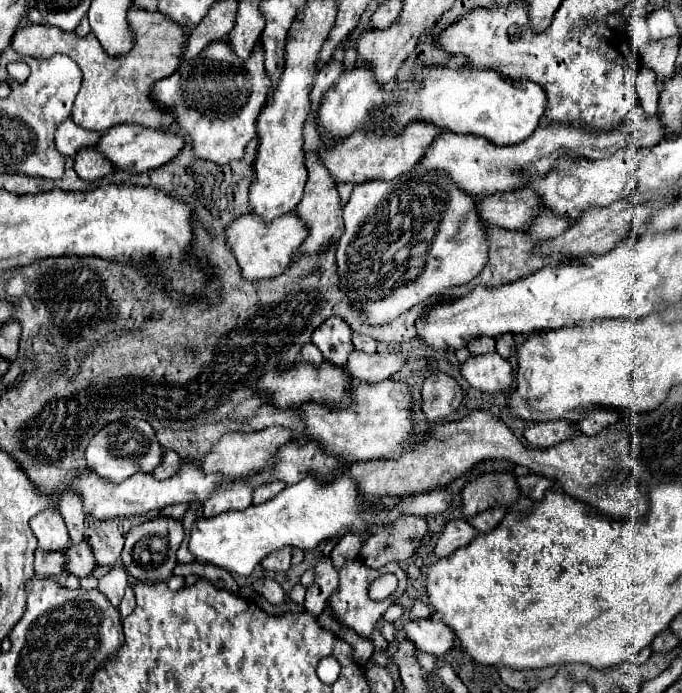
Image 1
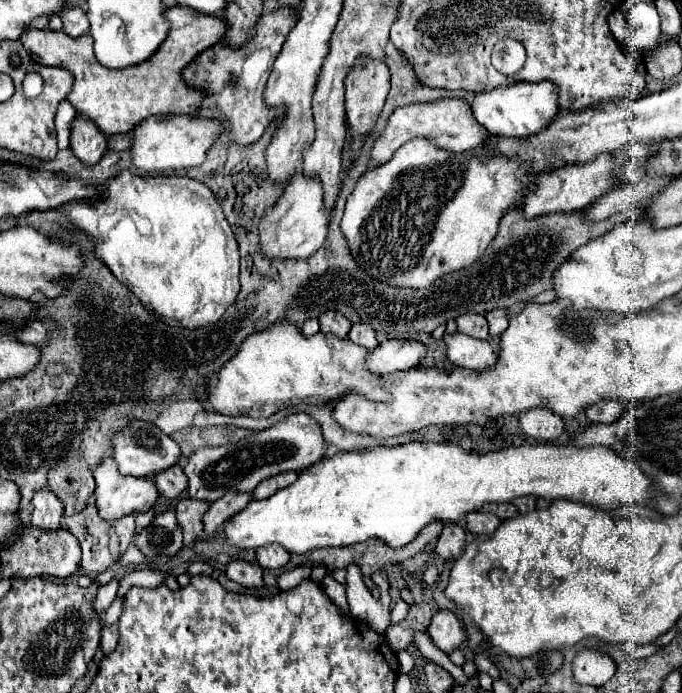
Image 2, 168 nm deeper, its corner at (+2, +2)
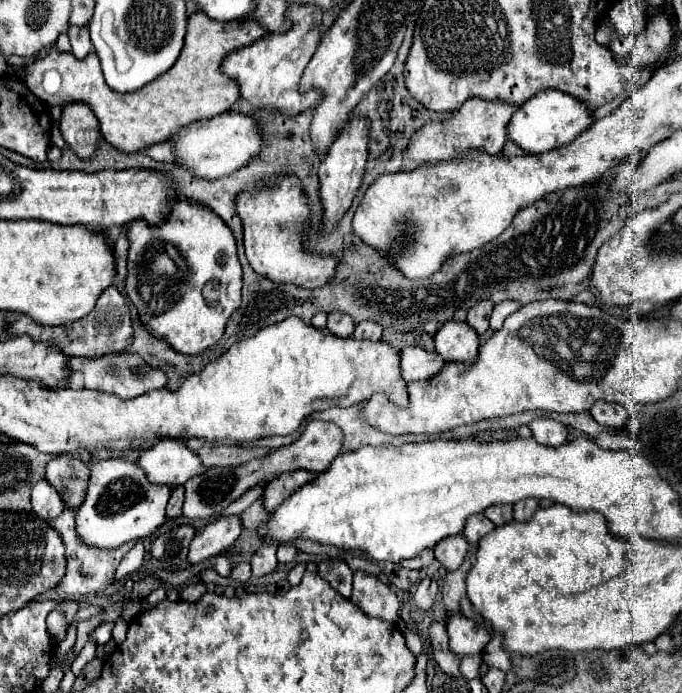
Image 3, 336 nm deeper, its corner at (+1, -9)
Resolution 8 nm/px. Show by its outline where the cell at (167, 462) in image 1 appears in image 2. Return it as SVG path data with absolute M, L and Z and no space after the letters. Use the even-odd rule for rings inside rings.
M173 466L169 470L163 470L155 476L155 484L159 488L159 494L167 500L179 498L187 488L187 476L183 474L181 466Z

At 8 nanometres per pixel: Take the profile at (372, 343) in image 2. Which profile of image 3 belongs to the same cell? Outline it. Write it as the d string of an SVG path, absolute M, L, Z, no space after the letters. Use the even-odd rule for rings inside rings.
M362 321L356 325L354 331L354 339L368 339L368 341L380 341L382 335L382 327L378 327L378 323L370 323L370 321Z

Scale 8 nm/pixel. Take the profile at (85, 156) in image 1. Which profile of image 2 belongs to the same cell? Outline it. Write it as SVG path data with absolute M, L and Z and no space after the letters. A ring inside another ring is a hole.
M77 114L71 122L71 150L79 160L83 160L87 166L97 164L107 150L105 134L97 128L93 120L89 120L83 114Z

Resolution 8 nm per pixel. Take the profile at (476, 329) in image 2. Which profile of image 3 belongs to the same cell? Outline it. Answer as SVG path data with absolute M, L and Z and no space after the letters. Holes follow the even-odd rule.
M480 301L478 305L474 305L470 311L468 311L468 317L466 317L466 323L478 333L478 335L484 335L490 327L488 327L488 317L492 313L492 303L490 301Z

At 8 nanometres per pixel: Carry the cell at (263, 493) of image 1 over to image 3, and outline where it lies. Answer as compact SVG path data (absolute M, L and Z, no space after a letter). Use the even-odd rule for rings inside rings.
M294 471L290 475L280 475L278 479L270 481L264 487L262 493L262 503L264 509L270 513L274 511L274 507L278 507L284 499L288 499L298 487L302 487L302 483L308 483L310 479L314 479L314 475L310 475L308 471Z

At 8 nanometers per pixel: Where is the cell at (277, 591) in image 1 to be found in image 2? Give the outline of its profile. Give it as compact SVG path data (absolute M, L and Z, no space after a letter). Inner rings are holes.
M235 560L227 566L227 578L243 586L263 586L263 568L255 562Z

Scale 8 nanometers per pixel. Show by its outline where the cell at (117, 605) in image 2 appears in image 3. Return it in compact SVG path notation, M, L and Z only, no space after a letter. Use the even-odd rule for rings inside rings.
M102 623L98 625L94 631L92 631L92 635L94 635L94 639L98 641L98 645L104 645L104 643L108 643L112 638L112 629L114 629L114 623Z

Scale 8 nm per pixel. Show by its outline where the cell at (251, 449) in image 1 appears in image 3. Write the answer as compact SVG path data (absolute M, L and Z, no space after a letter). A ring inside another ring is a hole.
M308 421L304 433L286 447L270 451L266 457L252 459L240 467L210 467L204 473L196 475L194 479L186 481L186 501L184 501L184 515L190 519L200 519L200 521L212 521L210 517L218 517L222 509L226 509L232 501L242 497L248 489L262 485L262 481L272 481L280 477L282 473L290 471L310 471L310 473L322 473L334 457L342 449L342 431L338 427L326 423L326 421Z

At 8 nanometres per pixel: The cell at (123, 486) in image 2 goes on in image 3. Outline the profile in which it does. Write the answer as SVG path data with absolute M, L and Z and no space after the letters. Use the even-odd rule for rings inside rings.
M126 459L96 461L90 467L88 493L76 513L78 537L94 547L118 547L126 541L138 541L152 535L166 519L164 509L170 487L146 483L146 475Z

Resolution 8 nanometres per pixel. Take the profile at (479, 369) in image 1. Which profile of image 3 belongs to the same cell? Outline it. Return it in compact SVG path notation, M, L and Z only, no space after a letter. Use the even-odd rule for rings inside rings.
M450 321L442 325L434 337L436 351L446 359L446 363L462 361L462 363L476 363L480 339L474 329L470 329L466 323Z

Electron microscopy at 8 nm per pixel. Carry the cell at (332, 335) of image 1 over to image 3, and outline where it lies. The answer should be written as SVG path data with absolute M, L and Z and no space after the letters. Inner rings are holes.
M330 313L326 327L332 335L338 337L350 337L354 333L354 321L350 319L350 315L344 313Z

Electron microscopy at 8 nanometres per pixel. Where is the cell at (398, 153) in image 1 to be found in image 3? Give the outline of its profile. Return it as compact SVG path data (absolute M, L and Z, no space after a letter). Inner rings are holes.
M468 99L452 117L444 121L428 121L418 131L410 135L408 145L402 149L402 157L416 165L426 161L440 161L456 157L466 149L484 149L488 155L498 155L508 141L506 137L506 123L512 119L518 107L510 107L508 103L490 103L482 99ZM486 111L500 111L500 113L486 113Z

